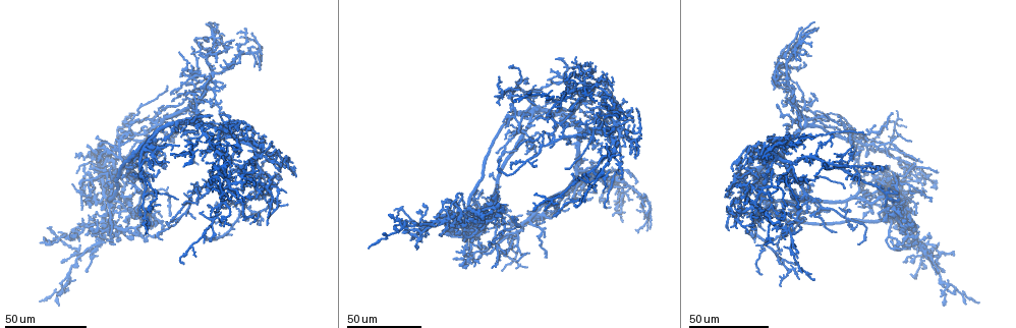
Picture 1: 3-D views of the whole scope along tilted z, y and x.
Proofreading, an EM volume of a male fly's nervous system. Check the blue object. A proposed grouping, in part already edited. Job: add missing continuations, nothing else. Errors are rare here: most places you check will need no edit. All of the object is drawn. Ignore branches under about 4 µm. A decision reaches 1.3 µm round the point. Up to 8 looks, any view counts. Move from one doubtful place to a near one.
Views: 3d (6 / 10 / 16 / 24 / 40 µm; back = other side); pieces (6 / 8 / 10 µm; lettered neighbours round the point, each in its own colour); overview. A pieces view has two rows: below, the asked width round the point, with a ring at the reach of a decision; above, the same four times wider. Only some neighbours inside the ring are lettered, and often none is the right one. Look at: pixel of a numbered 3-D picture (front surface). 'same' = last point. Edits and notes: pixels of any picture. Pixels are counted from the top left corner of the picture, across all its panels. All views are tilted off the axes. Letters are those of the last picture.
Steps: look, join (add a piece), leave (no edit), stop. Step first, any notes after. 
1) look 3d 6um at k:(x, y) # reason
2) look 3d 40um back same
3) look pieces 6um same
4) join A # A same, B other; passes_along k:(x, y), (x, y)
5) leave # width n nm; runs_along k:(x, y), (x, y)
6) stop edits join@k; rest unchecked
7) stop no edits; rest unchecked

look 3d 40um at 1:(623, 146) # tapers out

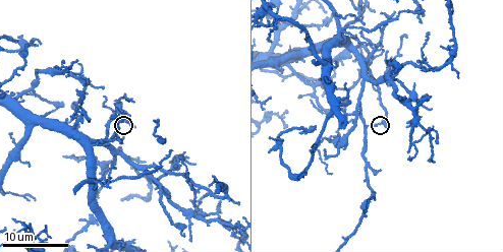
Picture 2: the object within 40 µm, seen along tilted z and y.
look pieces 6um at 2:(375, 123)

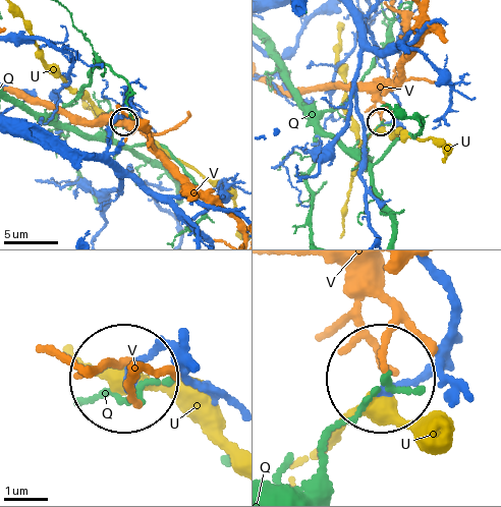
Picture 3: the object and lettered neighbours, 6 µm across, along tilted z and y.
leave # width 190 nm; Q other, U other, V other; none of them fits

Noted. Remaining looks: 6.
look 3d 16um at 2:(72, 117)

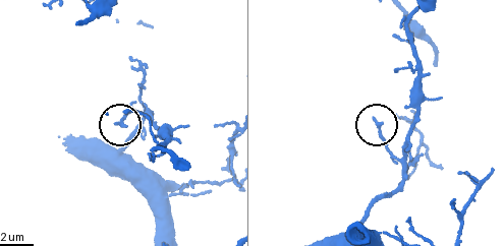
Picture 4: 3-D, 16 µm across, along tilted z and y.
look pieces 8um at 4:(115, 123)

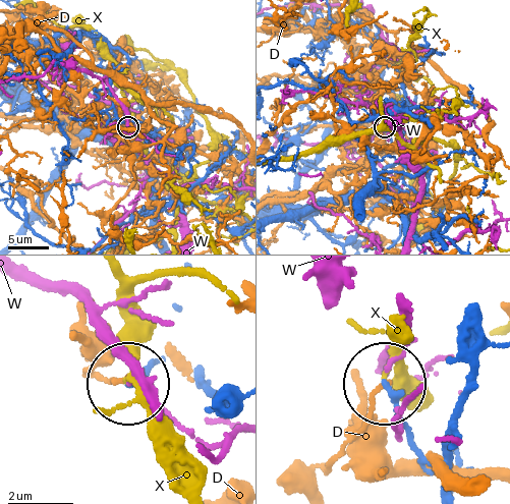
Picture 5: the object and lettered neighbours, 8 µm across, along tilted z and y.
leave # D other, W other, X other; no lettered piece goes on from it

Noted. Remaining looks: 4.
look 3d 24um at 1:(192, 122) # free end

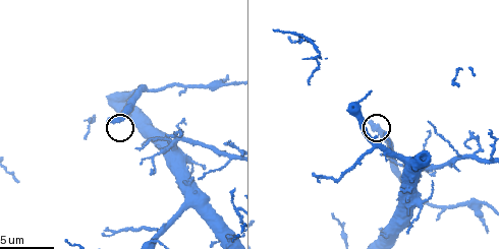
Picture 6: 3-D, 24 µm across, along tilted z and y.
look pieces 10um at 6:(109, 119)

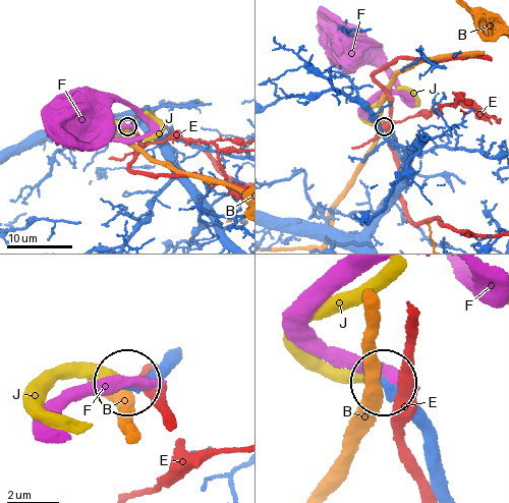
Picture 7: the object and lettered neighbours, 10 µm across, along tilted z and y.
join J # B other, E other, F other, J same; the neuron continues

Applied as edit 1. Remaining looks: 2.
look 3d 40um at 1:(911, 275) # an open end

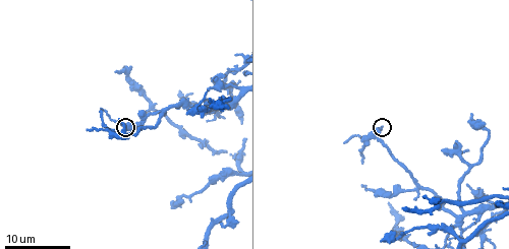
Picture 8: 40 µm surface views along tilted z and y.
look pieces 8um at 8:(118, 121)

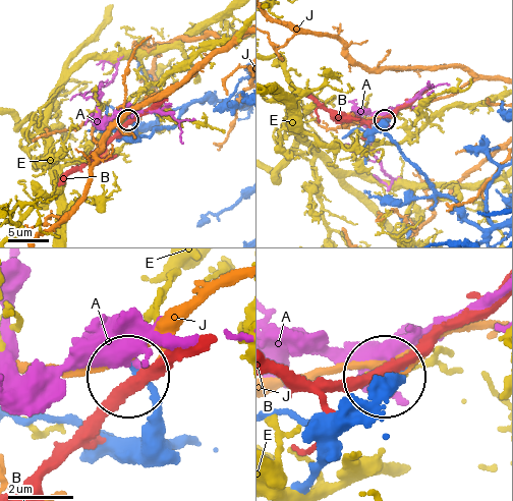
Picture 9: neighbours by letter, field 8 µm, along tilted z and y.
leave # A other, B other, E other, J other; none of them fits

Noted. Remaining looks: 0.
stop edits join@7; rest unchecked

